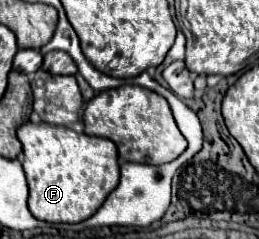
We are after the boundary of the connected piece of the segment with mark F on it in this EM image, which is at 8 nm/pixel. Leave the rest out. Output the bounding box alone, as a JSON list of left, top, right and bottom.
[18,123,120,223]

